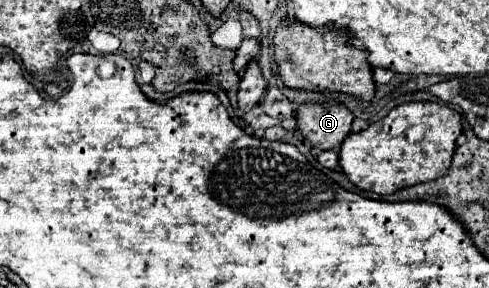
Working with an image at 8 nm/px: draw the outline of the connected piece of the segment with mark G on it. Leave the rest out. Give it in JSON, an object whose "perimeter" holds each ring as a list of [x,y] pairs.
{"perimeter":[[[303,103],[295,109],[299,133],[317,149],[335,149],[351,131],[353,113],[343,103]]]}

